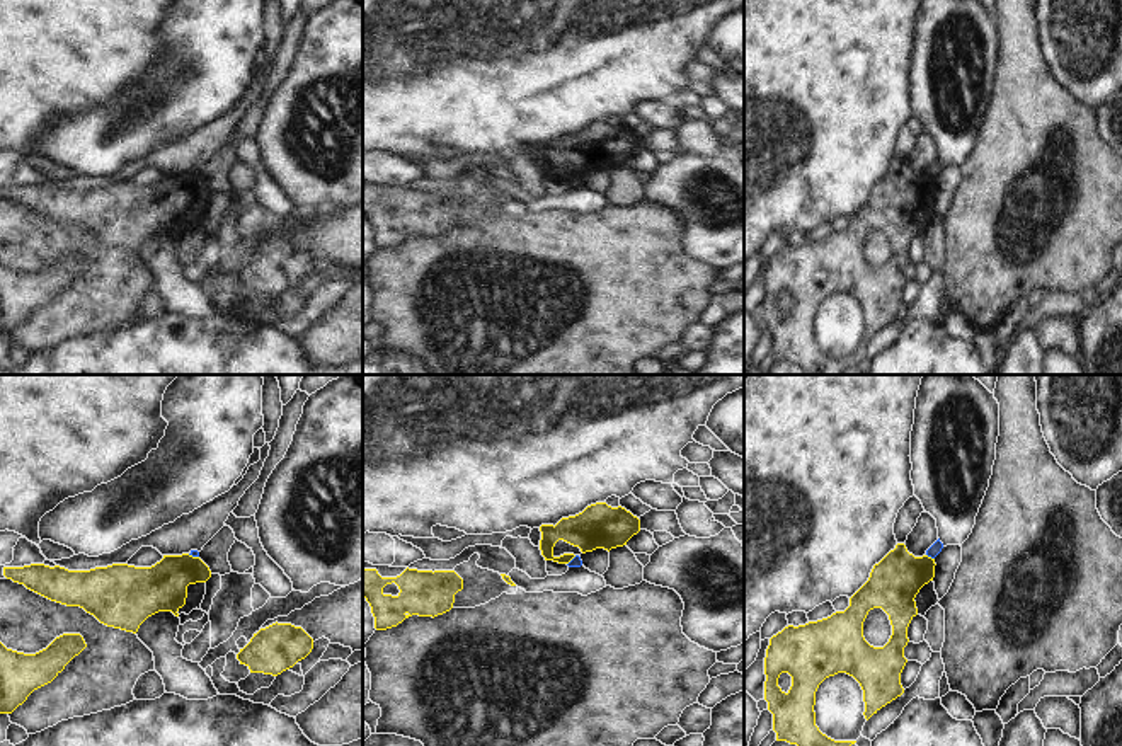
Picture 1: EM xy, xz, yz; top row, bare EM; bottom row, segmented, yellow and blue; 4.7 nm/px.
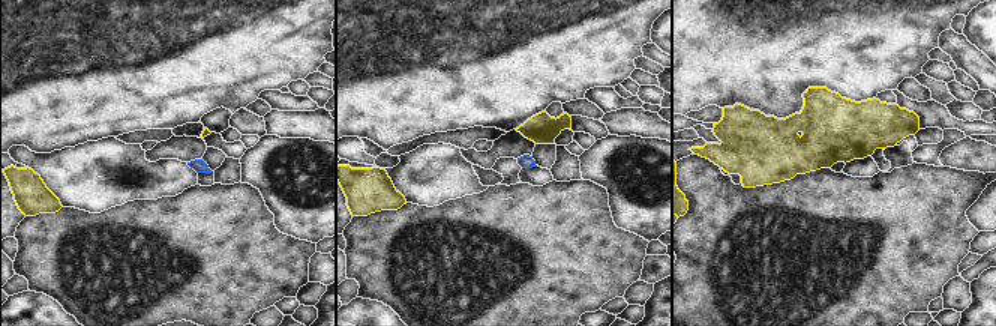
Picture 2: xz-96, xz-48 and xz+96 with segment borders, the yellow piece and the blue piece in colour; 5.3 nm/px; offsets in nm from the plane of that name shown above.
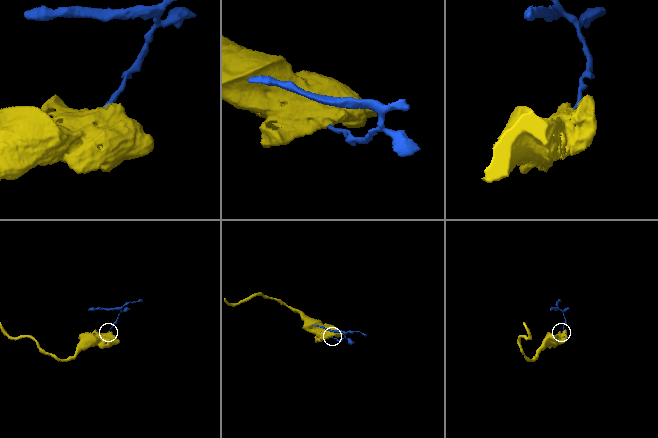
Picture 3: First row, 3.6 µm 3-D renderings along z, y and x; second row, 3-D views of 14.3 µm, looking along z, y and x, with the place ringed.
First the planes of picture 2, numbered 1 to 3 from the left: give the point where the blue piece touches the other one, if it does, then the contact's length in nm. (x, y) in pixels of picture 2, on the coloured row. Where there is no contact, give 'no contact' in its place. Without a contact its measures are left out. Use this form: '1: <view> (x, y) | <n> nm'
1: no contact
2: no contact
3: no contact

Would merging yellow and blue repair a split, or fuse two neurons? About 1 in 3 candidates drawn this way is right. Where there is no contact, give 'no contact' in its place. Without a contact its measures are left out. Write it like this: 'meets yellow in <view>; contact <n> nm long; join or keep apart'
meets yellow in yz; contact 50 nm long; keep apart

